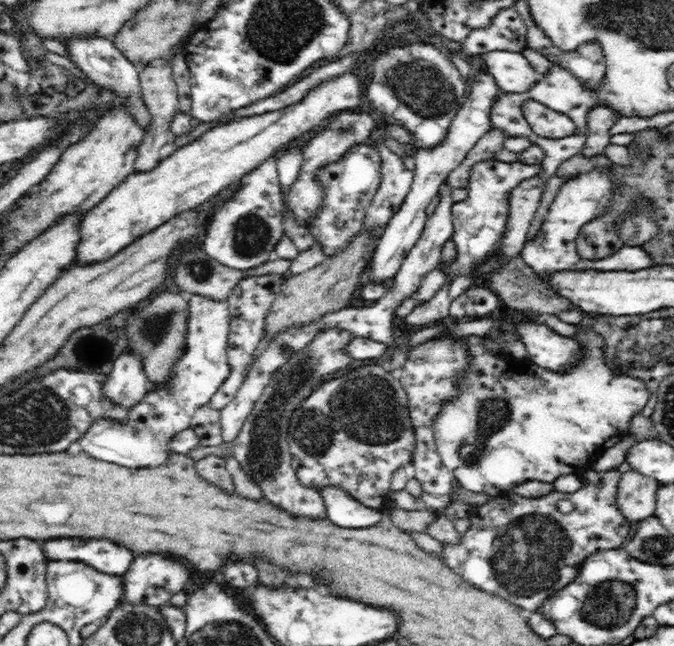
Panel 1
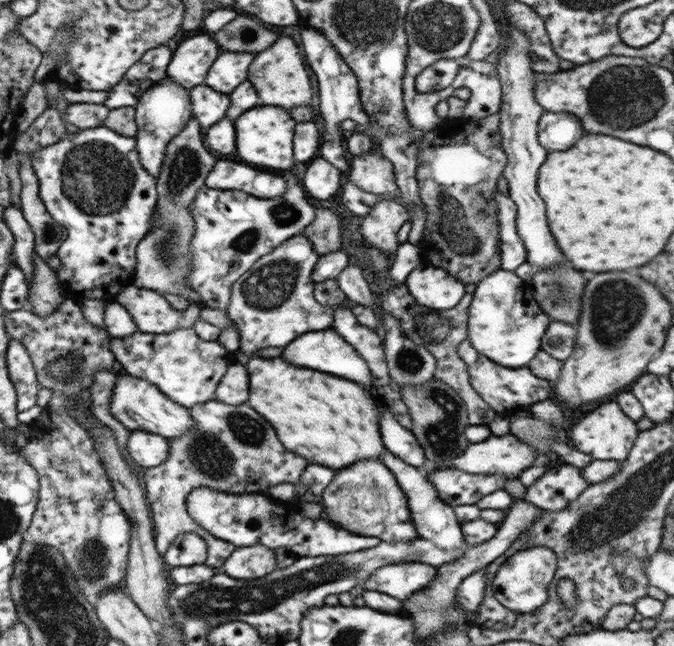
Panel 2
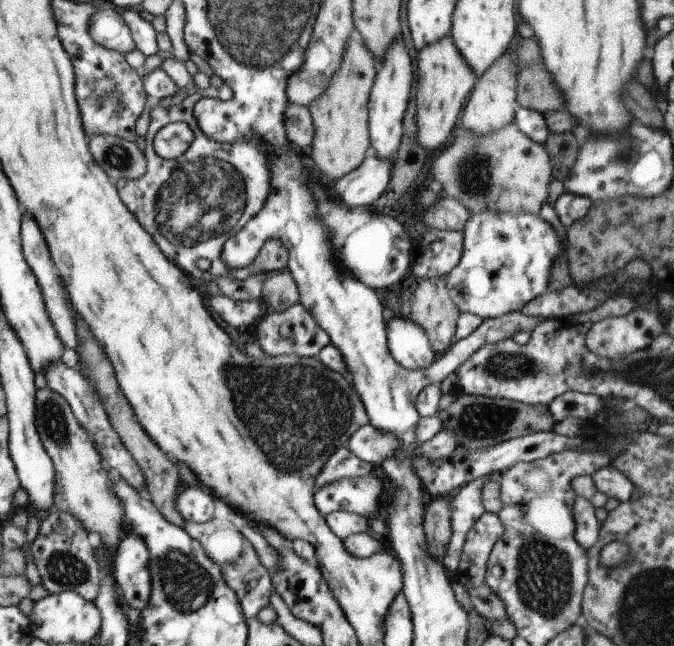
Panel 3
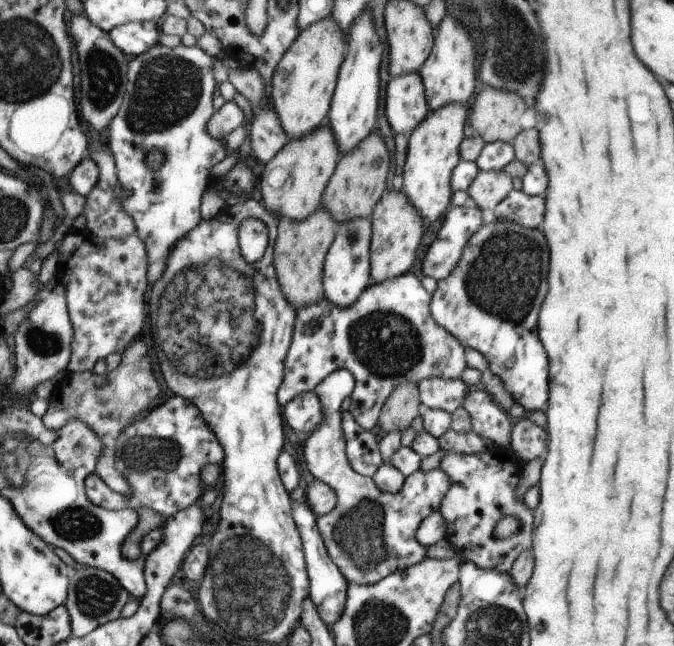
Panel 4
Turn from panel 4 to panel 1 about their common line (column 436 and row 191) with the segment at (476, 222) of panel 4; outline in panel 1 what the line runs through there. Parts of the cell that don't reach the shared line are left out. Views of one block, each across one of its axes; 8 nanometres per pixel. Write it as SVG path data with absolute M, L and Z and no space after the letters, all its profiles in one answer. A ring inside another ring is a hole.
M270 156L254 172L240 178L238 192L220 204L220 208L210 210L210 222L206 226L202 250L210 260L218 260L226 268L252 270L274 260L274 250L284 230L284 198L280 194L278 162Z

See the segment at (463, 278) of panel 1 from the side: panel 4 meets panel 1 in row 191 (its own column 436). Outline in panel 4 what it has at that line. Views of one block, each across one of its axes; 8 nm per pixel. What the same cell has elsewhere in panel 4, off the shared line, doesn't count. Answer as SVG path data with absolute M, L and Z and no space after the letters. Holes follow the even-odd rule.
M335 370L323 378L319 386L315 386L313 392L323 406L323 420L305 440L303 456L311 476L319 482L325 482L337 496L337 506L329 514L317 516L317 530L331 562L345 576L347 584L369 586L387 578L389 574L405 572L427 558L427 548L417 542L415 532L427 516L439 512L439 506L449 492L451 476L439 468L431 472L417 470L405 478L399 492L389 494L381 492L373 478L365 478L351 470L345 456L345 436L341 432L339 406L347 396L353 394L353 388L355 378L349 370Z

